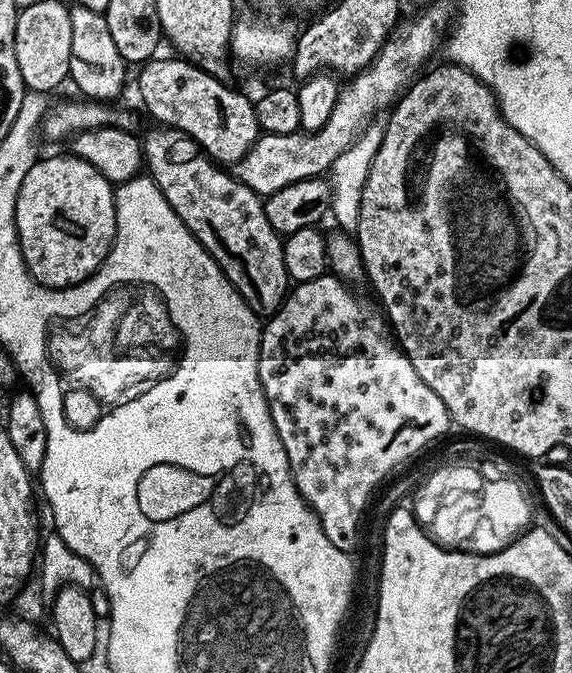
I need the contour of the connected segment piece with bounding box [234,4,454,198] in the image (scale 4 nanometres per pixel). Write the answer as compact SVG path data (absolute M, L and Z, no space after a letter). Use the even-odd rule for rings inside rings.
M432 4L425 10L424 16L406 20L388 37L374 62L341 87L340 97L338 102L334 102L334 110L326 126L317 132L301 130L290 134L257 136L254 146L250 146L250 150L234 165L236 179L250 186L250 190L257 192L261 198L266 198L282 190L282 186L323 177L331 169L334 158L338 158L338 154L350 147L373 123L375 116L372 115L387 100L395 101L417 79L418 73L425 67L424 60L435 54L439 44L441 47L442 37L453 23L454 12L444 4Z

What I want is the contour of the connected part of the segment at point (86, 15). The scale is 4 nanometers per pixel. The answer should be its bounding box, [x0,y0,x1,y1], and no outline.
[68,3,126,102]

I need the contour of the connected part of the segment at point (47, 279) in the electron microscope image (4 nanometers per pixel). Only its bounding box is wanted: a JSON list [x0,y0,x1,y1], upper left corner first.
[16,156,116,288]

